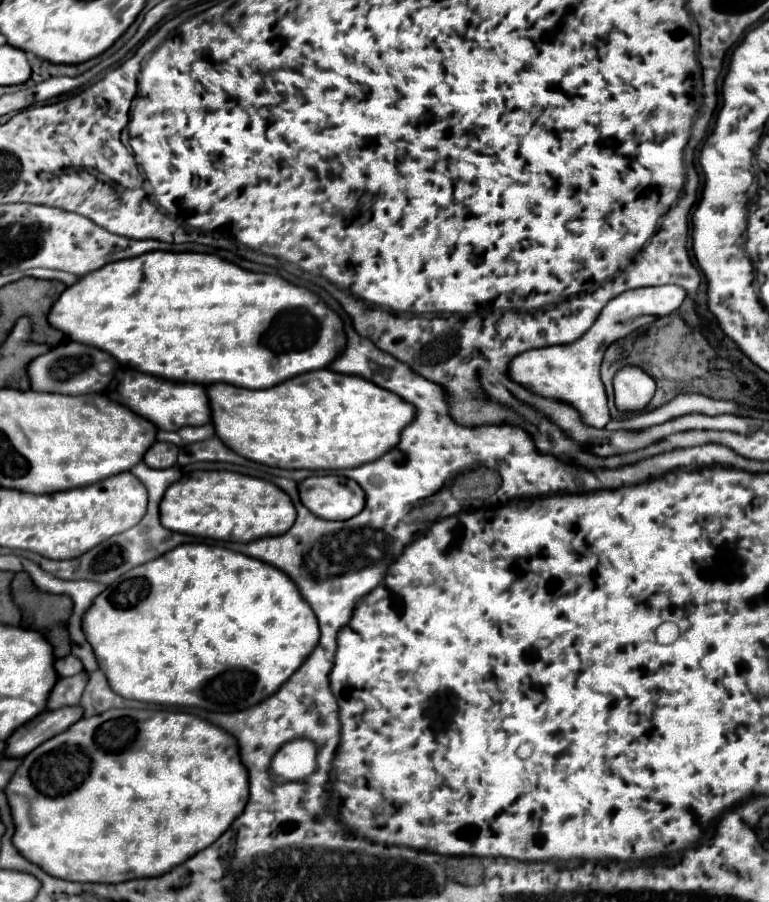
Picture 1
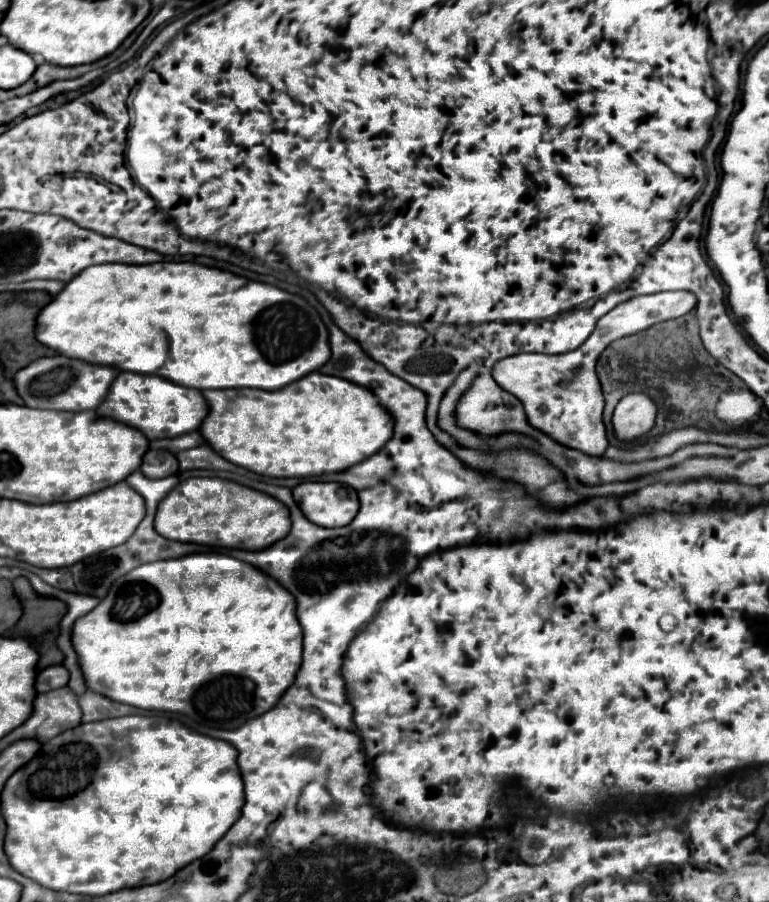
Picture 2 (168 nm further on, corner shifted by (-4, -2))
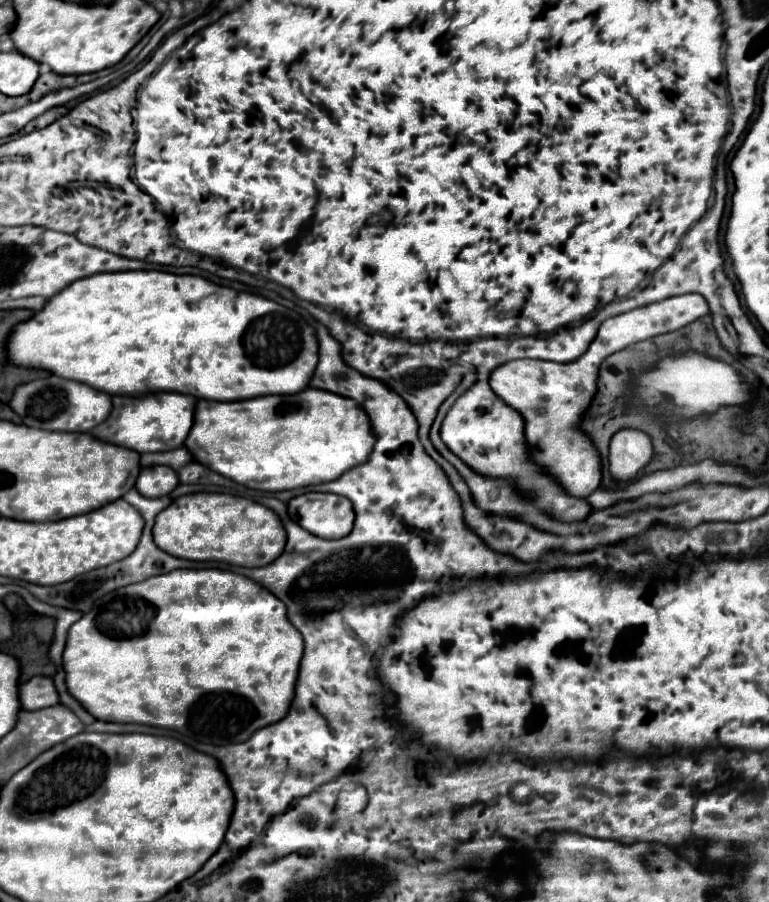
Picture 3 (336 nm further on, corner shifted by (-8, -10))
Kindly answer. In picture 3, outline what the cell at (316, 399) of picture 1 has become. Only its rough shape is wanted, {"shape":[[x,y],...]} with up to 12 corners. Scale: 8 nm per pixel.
{"shape":[[318,388],[198,400],[186,448],[256,490],[372,454],[356,400]]}

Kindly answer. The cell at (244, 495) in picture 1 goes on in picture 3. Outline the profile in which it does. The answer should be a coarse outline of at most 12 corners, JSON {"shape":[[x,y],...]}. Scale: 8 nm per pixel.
{"shape":[[186,494],[154,542],[186,560],[266,566],[286,544],[274,510]]}

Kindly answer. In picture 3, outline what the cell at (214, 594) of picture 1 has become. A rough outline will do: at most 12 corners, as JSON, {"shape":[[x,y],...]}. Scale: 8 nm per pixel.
{"shape":[[178,569],[68,632],[96,720],[226,746],[286,716],[302,634]]}

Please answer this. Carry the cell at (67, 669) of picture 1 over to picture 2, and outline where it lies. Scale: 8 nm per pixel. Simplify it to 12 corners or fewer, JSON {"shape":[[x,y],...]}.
{"shape":[[48,666],[36,674],[36,692],[68,684],[64,666]]}

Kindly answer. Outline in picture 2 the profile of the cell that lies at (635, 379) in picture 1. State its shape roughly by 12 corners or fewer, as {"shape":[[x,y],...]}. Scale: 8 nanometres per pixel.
{"shape":[[624,396],[612,416],[616,438],[632,442],[652,430],[656,406]]}

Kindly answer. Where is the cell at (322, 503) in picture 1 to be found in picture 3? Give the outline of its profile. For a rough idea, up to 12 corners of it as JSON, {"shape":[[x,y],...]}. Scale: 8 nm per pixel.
{"shape":[[304,492],[288,508],[320,538],[348,536],[352,502],[336,494]]}

